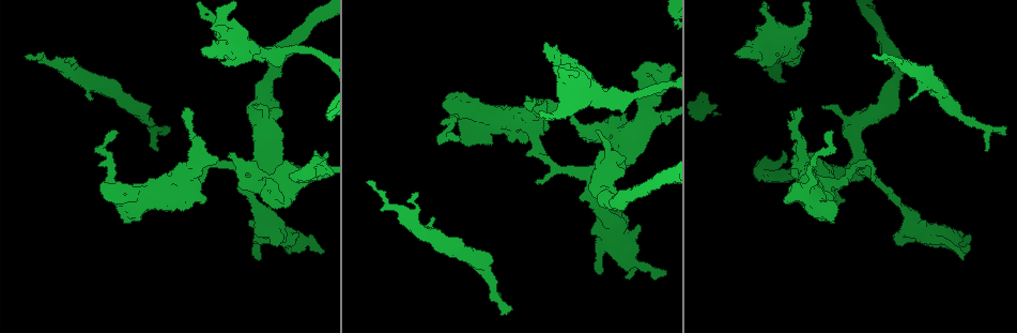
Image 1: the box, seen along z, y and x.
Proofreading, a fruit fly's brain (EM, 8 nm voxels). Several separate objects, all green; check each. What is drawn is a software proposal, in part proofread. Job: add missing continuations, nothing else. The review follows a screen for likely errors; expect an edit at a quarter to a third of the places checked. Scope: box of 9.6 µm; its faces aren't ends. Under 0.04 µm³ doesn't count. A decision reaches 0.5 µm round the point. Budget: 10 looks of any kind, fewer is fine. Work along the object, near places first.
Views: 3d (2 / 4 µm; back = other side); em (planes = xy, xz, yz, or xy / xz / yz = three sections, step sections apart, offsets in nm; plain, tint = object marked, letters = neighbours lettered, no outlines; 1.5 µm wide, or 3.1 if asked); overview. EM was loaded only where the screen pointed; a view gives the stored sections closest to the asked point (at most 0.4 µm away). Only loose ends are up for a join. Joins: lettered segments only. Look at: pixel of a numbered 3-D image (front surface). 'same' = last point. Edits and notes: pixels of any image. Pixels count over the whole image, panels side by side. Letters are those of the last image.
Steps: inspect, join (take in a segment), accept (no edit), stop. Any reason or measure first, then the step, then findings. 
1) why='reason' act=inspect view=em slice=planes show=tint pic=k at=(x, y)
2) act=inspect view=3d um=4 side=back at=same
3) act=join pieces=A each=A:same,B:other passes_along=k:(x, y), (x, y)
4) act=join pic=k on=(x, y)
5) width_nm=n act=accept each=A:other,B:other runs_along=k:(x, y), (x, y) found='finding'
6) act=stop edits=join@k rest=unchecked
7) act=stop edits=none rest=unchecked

why='branch stops here' act=inspect view=3d um=2 pic=1 at=(186, 109)

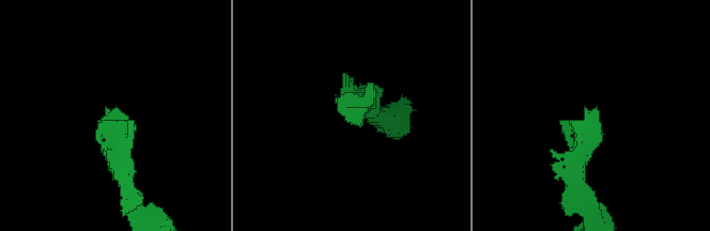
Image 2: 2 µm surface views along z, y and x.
act=inspect view=em slice=xy step=8 show=plain pic=2 at=(346, 119)

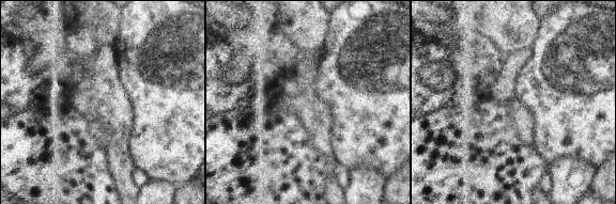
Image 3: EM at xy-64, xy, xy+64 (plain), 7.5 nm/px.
act=inspect view=em slice=xy step=8 show=letters at=same

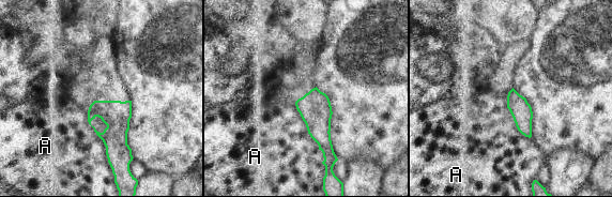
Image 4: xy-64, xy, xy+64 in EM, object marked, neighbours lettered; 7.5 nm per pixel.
act=accept each=A:other found='none of them fits'

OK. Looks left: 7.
why='an open end' act=inspect view=3d um=2 side=back pic=1 at=(598, 130)

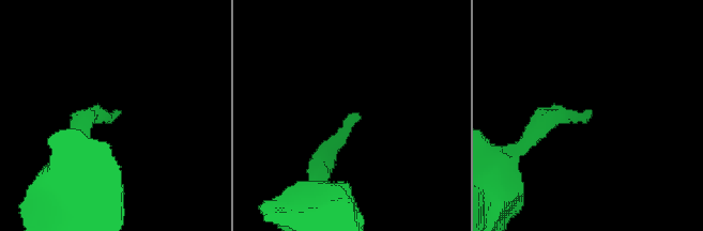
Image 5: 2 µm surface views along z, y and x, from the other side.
act=inspect view=em slice=planes show=letters pic=5 at=(116, 115)

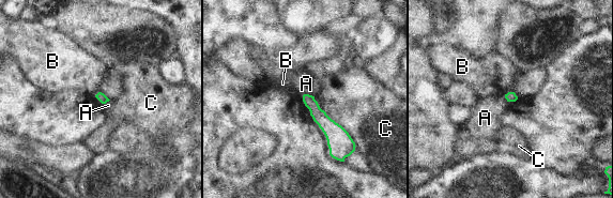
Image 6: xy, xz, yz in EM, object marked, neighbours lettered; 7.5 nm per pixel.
longest_contact=C:400nm act=accept each=A:other,B:other,C:other runs_along=6:(306, 96), (338, 138), (338, 153) found='none of them fits'

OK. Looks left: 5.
why='an open end' act=inspect view=3d um=2 pic=1 at=(271, 184)

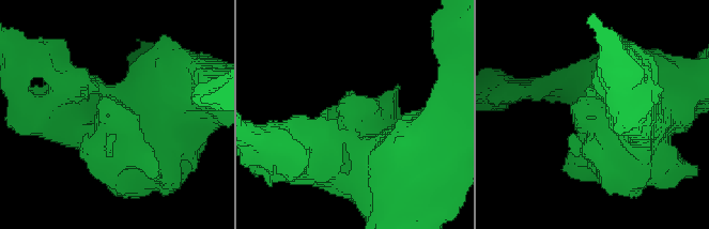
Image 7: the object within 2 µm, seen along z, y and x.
act=inspect view=em slice=planes show=plain pic=7 at=(108, 109)

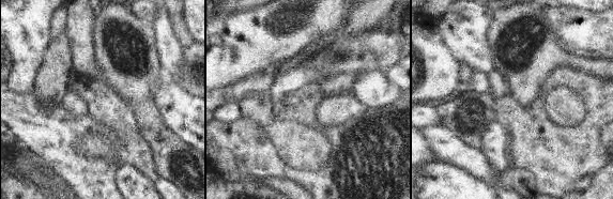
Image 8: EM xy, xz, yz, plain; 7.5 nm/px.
act=inspect view=em slice=planes show=letters at=same

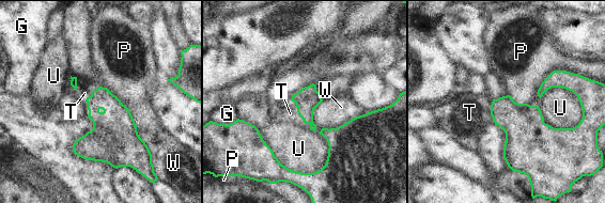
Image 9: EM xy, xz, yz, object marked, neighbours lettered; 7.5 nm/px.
longest_contact=U:750nm act=accept each=G:other,P:other,T:other,U:other,W:other found='none of them fits'

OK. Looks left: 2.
why='branch stops here' act=inspect view=em slice=planes show=tint pic=1 at=(962, 260)

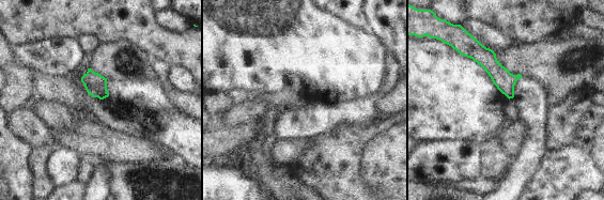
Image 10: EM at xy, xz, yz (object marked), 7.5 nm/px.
act=inspect view=em slice=planes show=letters at=same

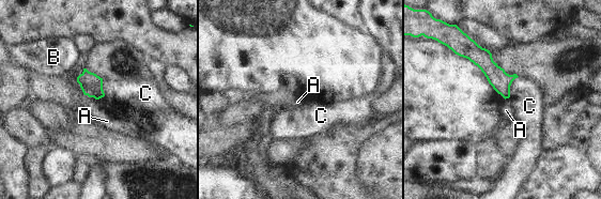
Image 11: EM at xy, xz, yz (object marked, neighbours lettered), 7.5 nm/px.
longest_contact=C:180nm act=accept each=A:other,B:other,C:other border=11:(89, 96), (96, 100) found='no lettered segment goes on from it'

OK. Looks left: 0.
act=stop edits=none rest=unchecked

